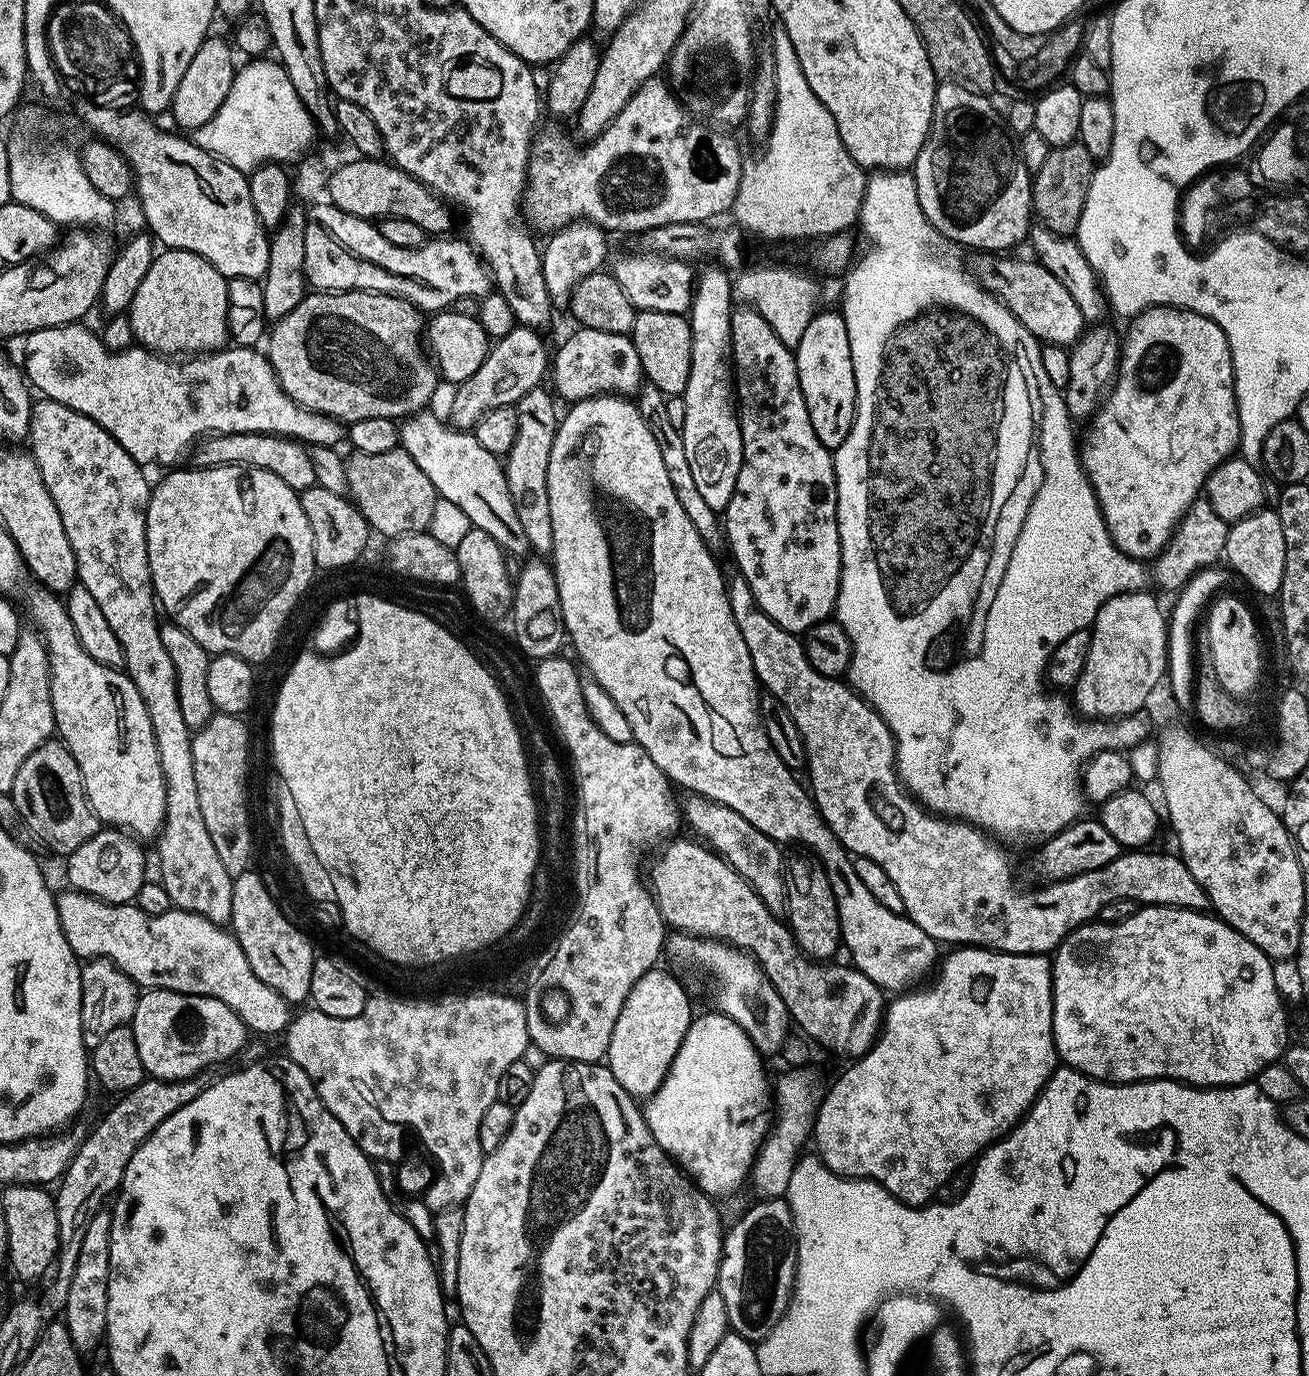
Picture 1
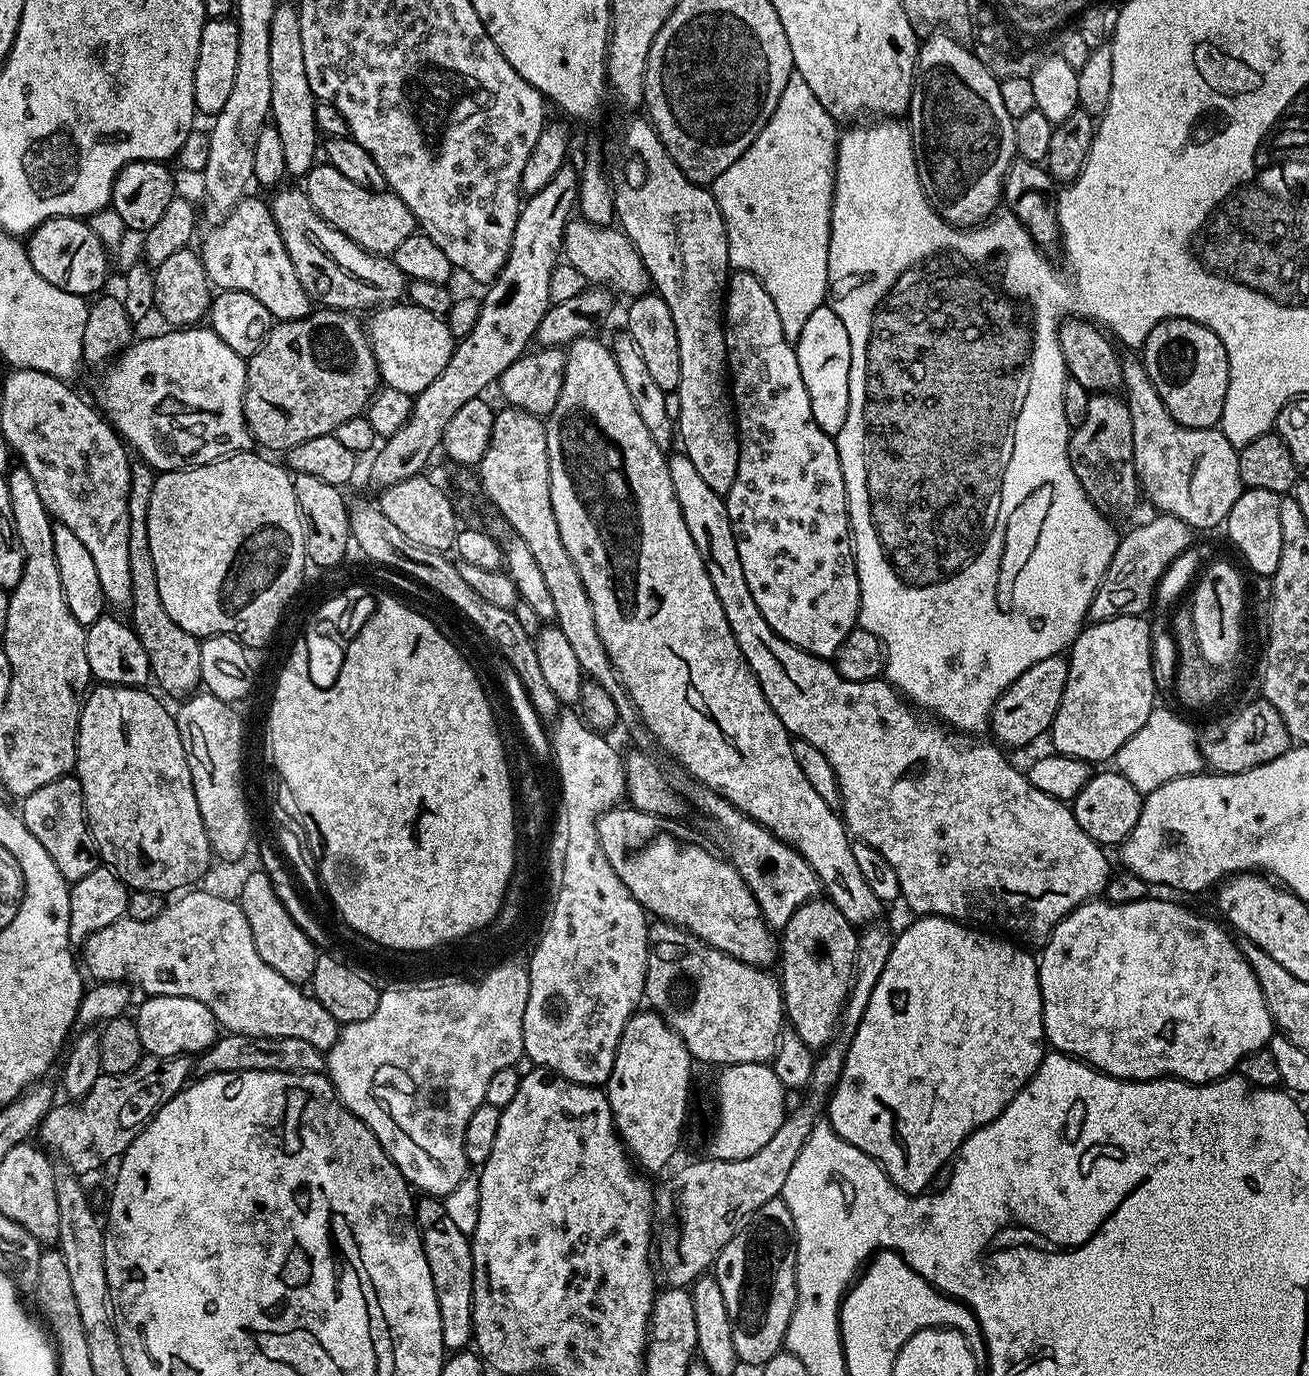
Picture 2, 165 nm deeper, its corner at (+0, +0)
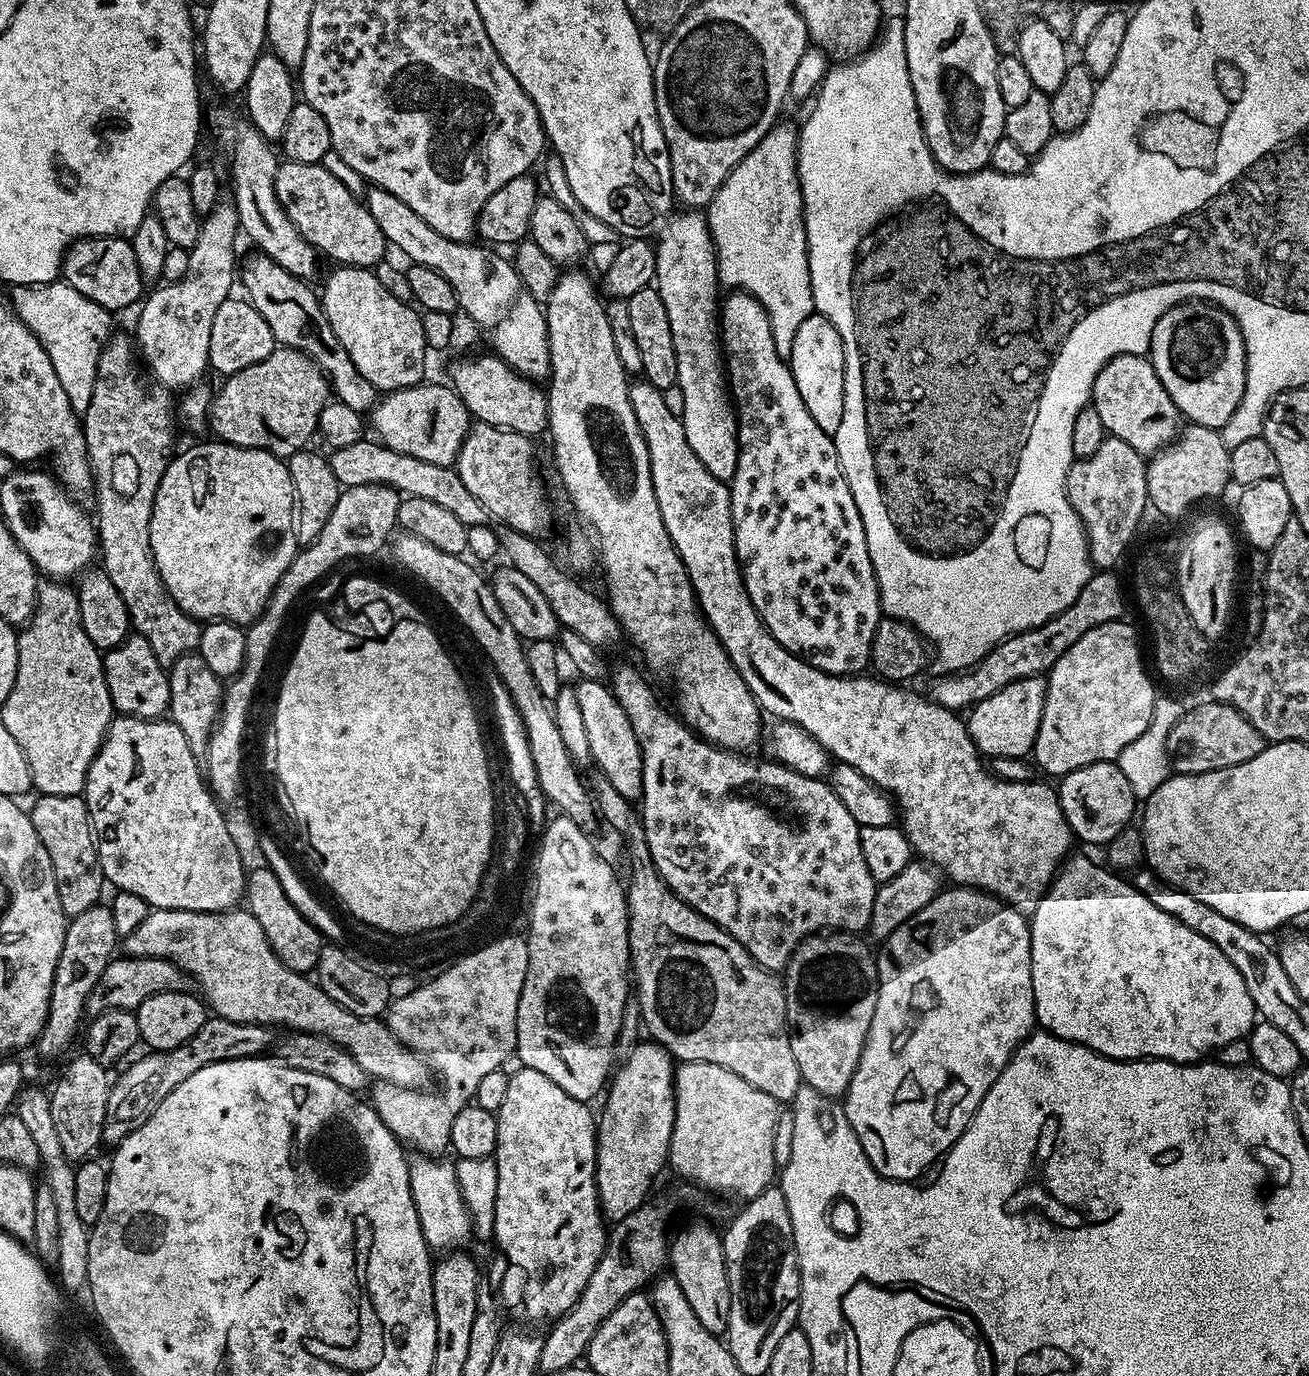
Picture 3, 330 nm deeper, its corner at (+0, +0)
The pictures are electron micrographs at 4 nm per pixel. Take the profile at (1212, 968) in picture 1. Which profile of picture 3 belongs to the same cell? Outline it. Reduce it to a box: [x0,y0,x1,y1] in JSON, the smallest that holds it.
[1030,855,1258,1064]

